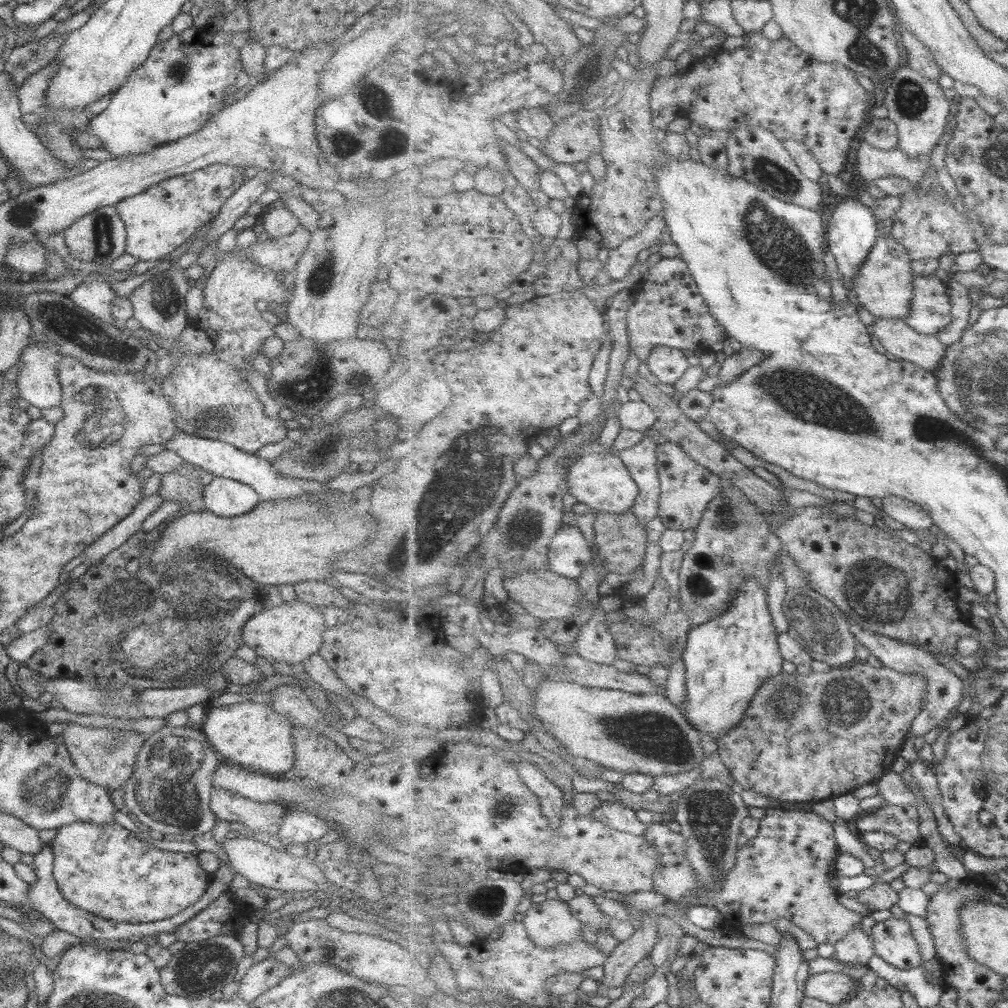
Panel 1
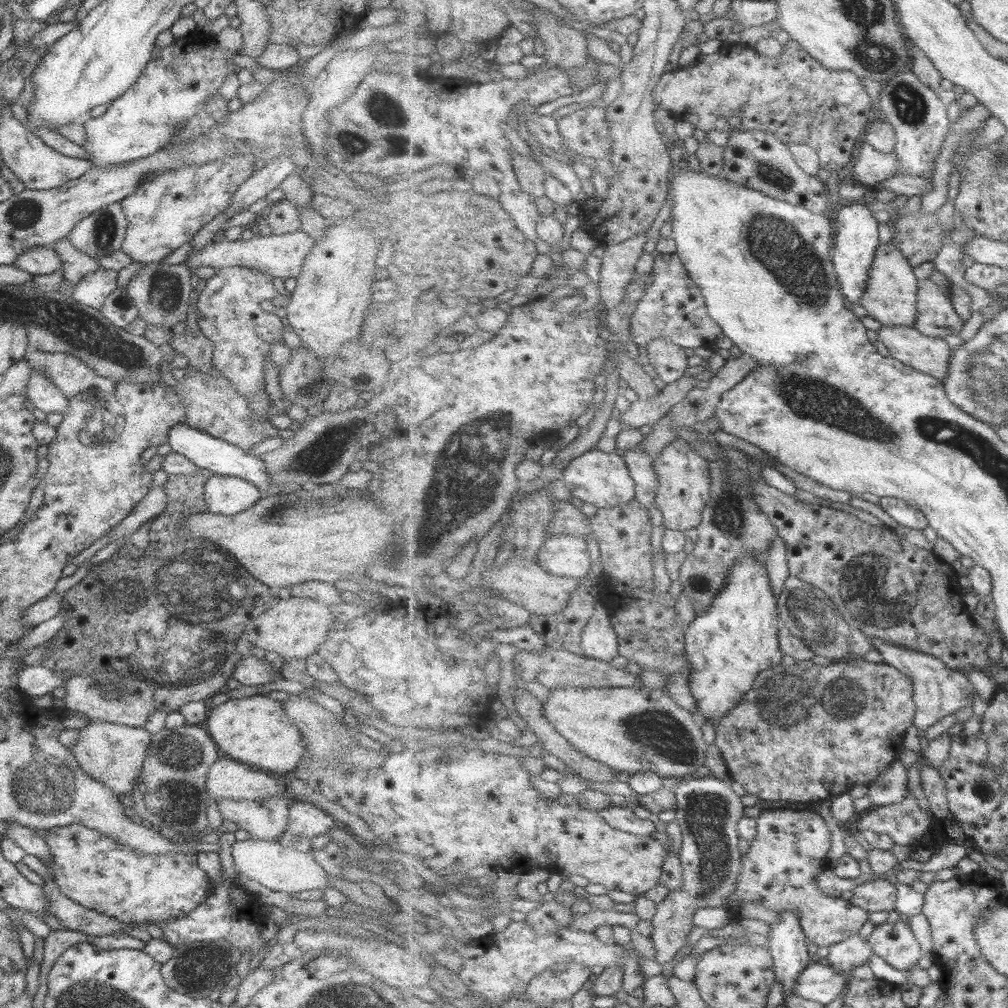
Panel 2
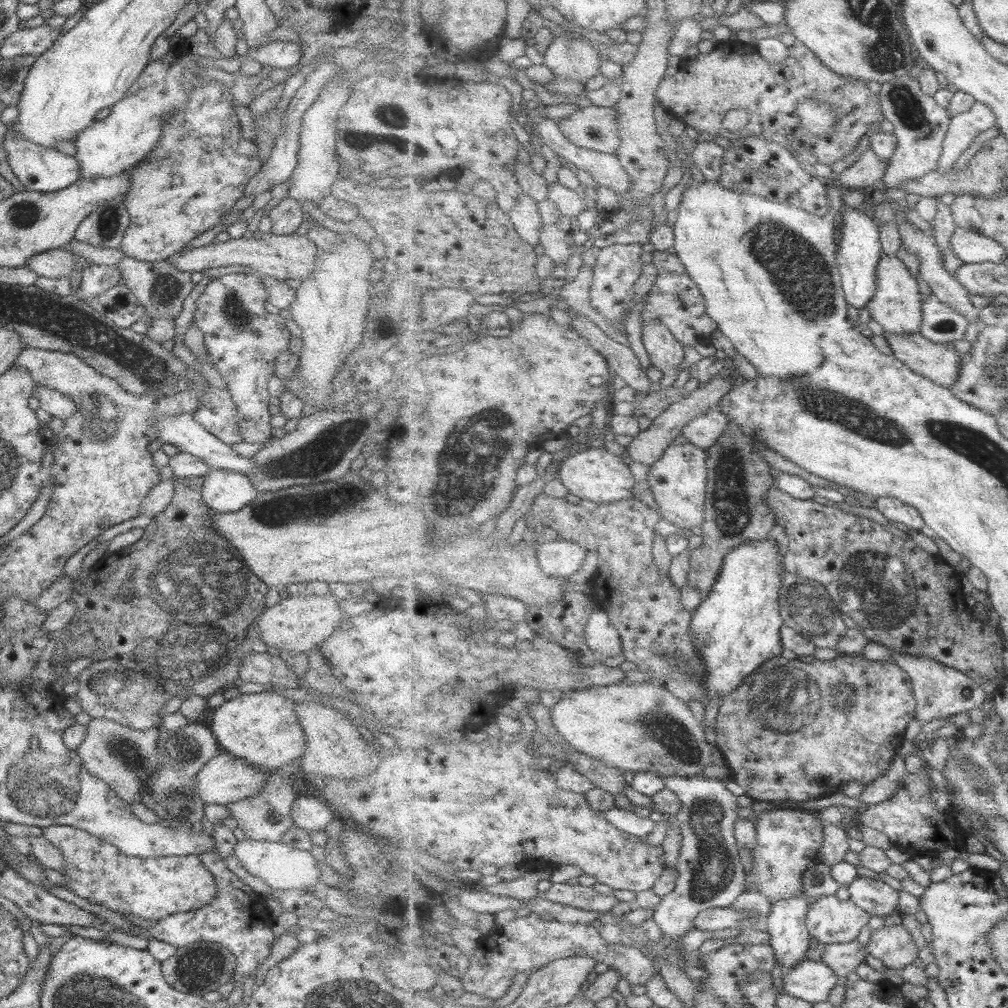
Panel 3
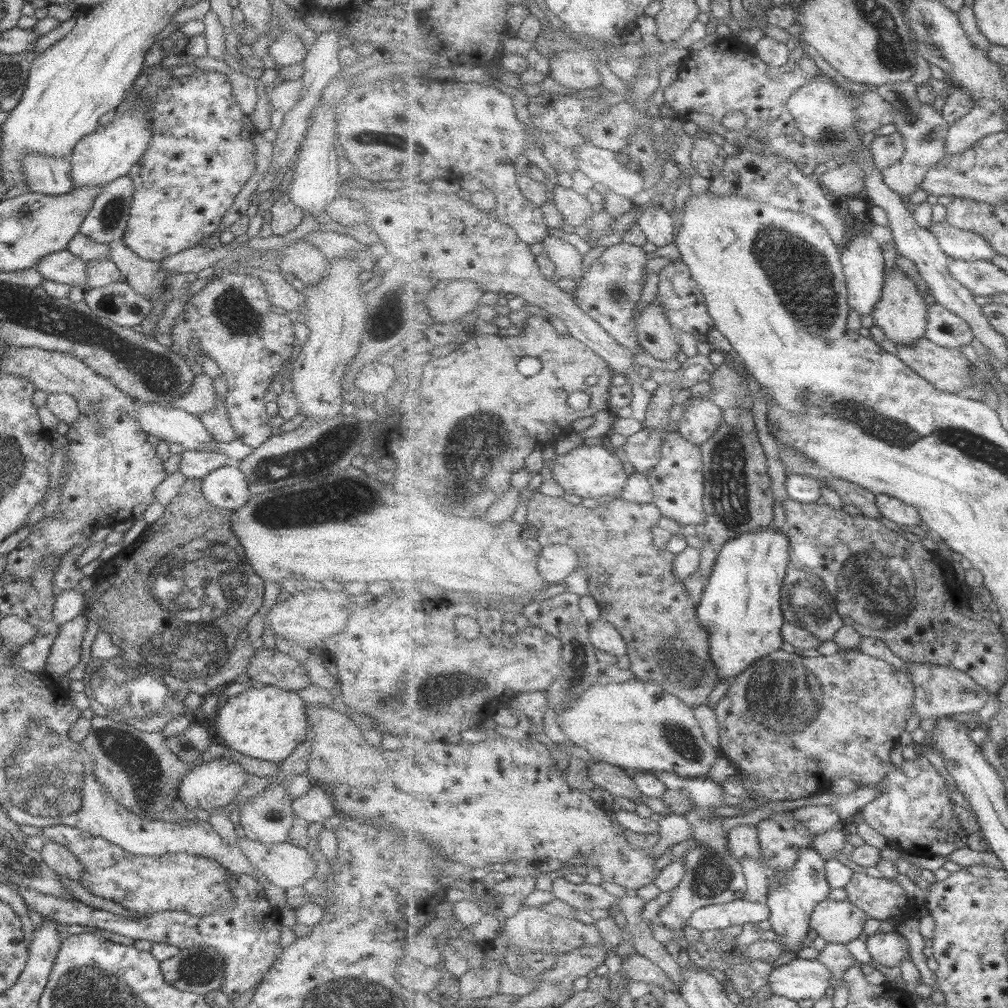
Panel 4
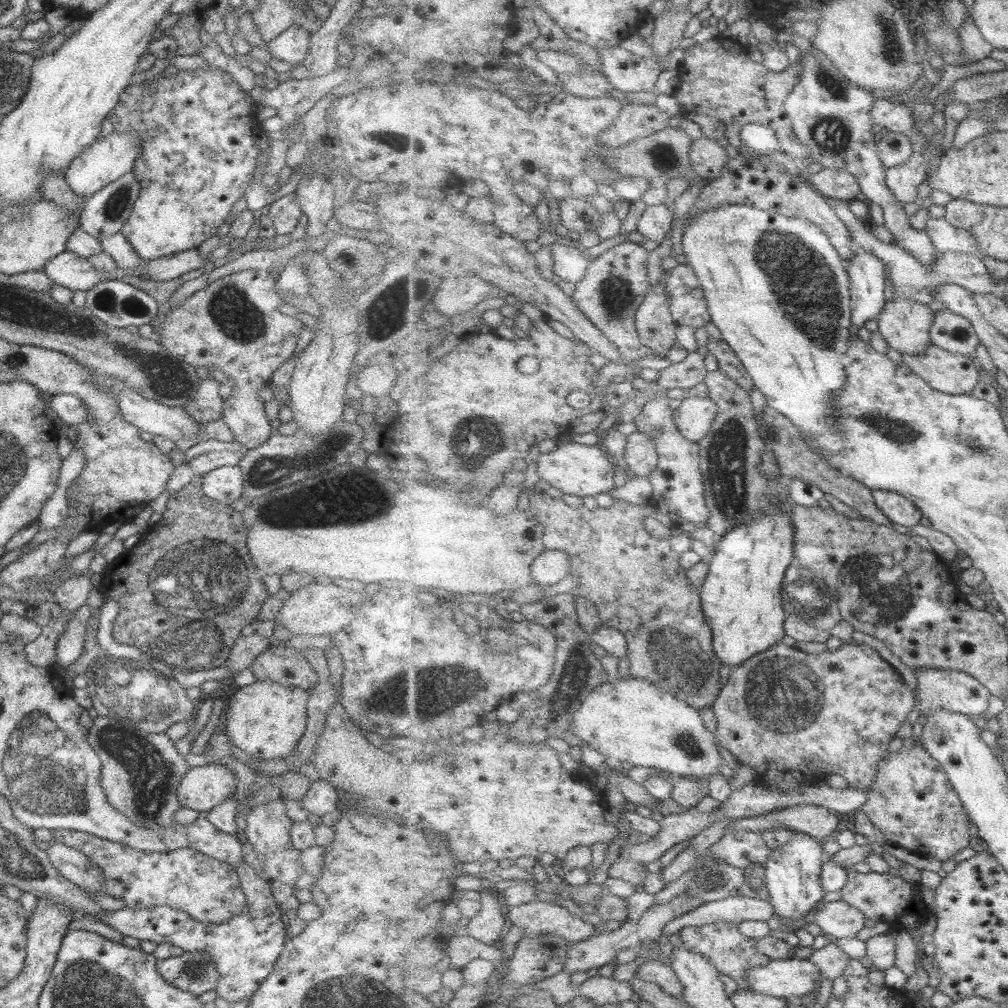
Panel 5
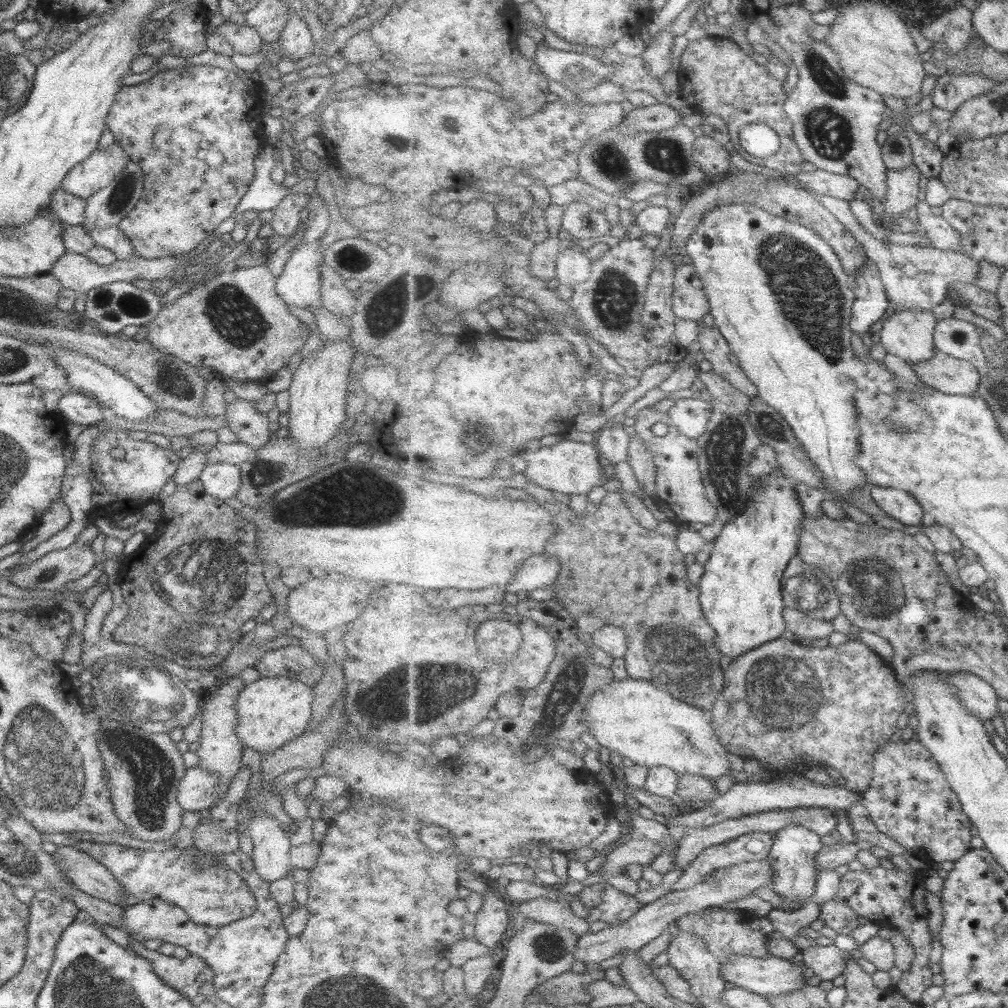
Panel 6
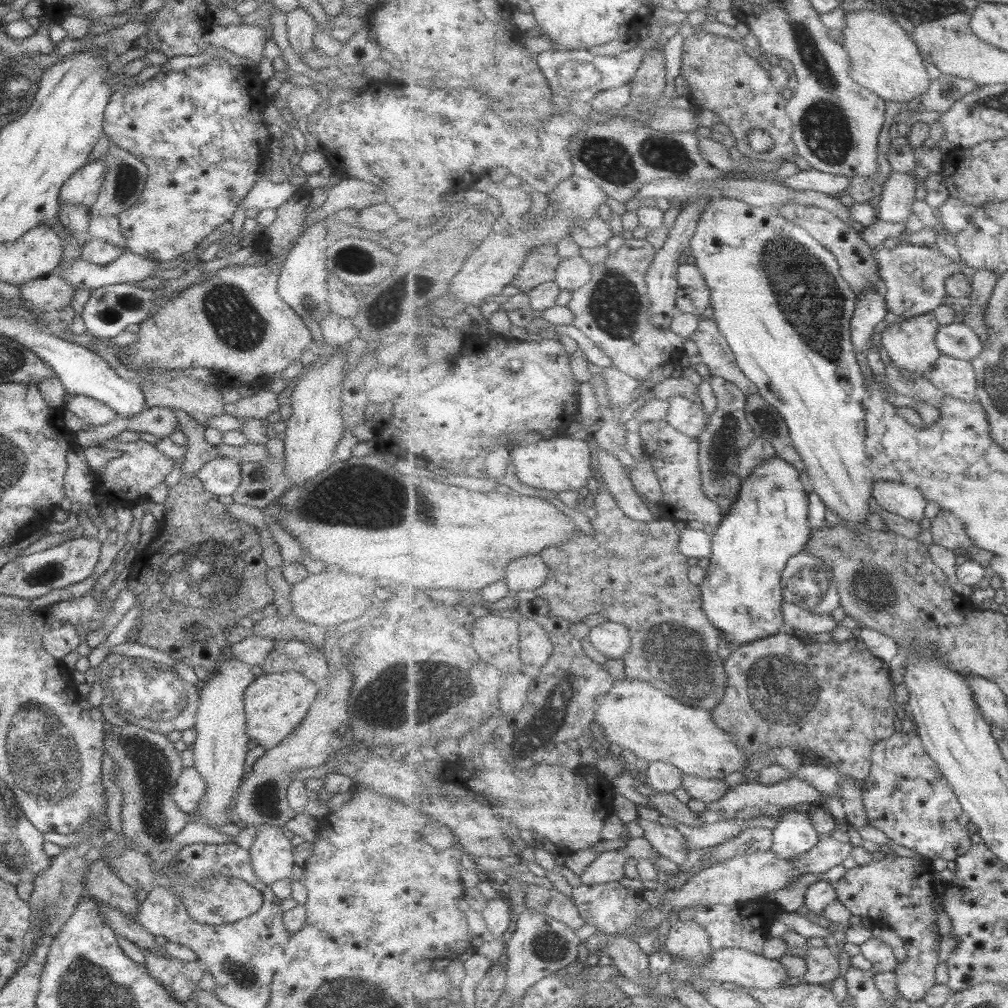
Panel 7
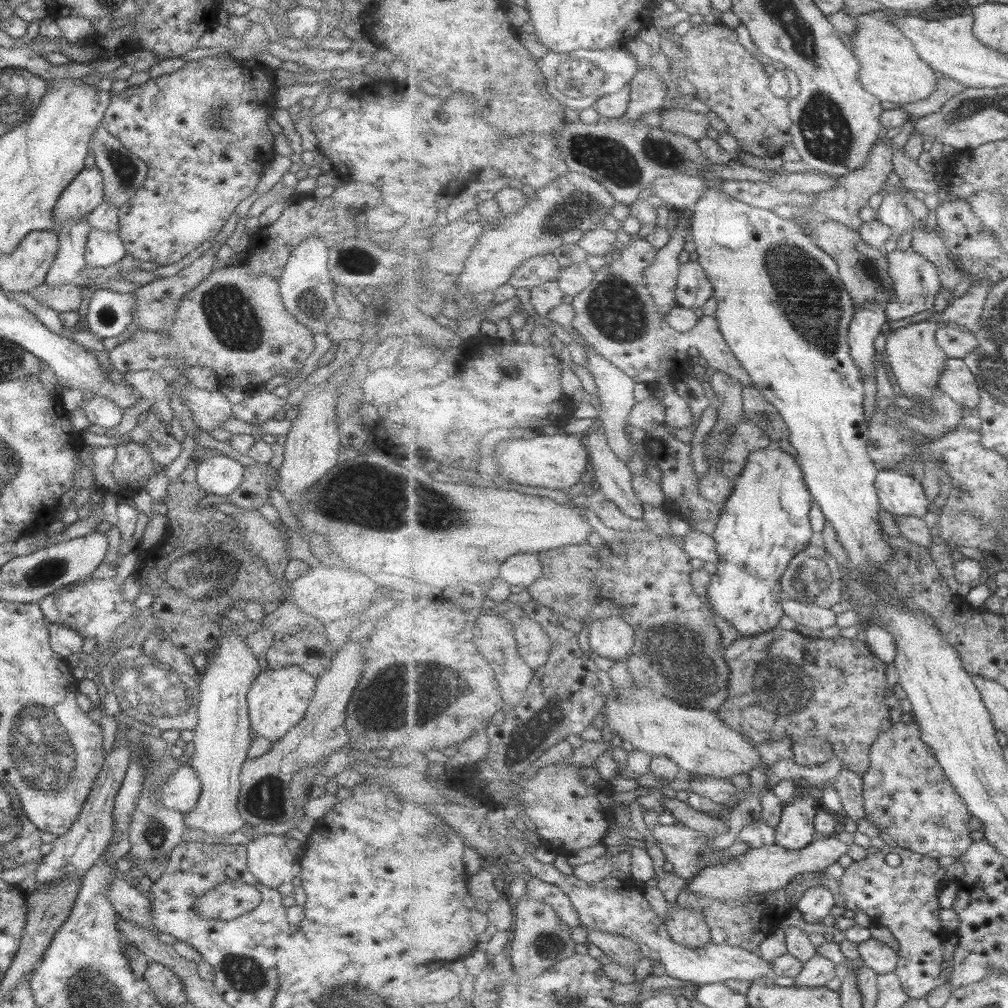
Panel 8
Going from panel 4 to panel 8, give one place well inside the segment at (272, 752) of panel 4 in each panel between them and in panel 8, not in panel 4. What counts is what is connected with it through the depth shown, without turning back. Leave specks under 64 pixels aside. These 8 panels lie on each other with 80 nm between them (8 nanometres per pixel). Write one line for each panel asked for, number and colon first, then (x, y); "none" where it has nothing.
5: (265, 719)
6: (270, 711)
7: (274, 704)
8: (276, 700)

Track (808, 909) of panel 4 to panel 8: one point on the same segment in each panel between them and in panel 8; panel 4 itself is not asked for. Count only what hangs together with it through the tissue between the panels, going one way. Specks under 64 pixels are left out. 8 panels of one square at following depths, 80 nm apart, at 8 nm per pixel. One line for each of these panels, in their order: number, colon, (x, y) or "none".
5: (793, 874)
6: (793, 856)
7: (795, 835)
8: (798, 824)

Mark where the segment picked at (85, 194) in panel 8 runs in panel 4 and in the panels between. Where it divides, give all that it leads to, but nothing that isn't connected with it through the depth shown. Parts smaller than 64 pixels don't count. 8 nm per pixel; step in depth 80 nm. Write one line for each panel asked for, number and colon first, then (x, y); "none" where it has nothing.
4: (103, 155)
5: (107, 158)
6: (95, 172)
7: (82, 186)

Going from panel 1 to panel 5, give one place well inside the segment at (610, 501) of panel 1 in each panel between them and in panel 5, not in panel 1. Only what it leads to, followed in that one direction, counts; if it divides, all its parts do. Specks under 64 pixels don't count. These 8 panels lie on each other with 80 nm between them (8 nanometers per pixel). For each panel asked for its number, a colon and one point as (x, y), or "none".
2: (603, 480)
3: (594, 474)
4: (589, 471)
5: (580, 470)

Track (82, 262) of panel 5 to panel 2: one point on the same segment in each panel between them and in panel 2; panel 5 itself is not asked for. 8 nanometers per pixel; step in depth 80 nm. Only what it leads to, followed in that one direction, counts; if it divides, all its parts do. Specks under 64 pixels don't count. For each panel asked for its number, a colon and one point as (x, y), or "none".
2: (41, 259)
3: (56, 262)
4: (61, 266)

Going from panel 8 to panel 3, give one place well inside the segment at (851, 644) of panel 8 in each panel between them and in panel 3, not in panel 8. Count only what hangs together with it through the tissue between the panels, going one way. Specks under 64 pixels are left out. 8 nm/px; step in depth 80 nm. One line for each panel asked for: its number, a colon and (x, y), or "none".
3: (795, 730)
4: (791, 724)
5: (795, 718)
6: (783, 703)
7: (837, 699)

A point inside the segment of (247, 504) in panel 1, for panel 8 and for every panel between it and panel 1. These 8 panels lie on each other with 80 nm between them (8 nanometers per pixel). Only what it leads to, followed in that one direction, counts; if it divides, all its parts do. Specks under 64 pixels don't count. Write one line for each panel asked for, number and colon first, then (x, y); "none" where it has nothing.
2: (224, 495)
3: (222, 491)
4: (224, 488)
5: (224, 485)
6: (221, 481)
7: (220, 477)
8: (218, 475)

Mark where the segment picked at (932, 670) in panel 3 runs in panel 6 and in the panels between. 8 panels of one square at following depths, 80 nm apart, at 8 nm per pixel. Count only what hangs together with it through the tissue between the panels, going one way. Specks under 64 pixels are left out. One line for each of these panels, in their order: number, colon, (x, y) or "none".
4: (941, 691)
5: (958, 691)
6: (979, 697)

